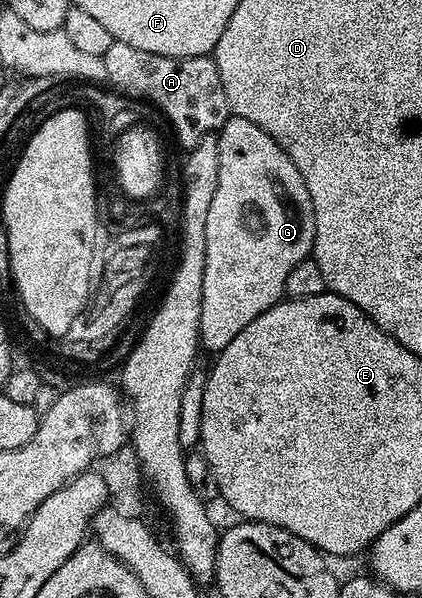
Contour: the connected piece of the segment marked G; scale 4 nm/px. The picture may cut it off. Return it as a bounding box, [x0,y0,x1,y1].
[198,117,314,352]

